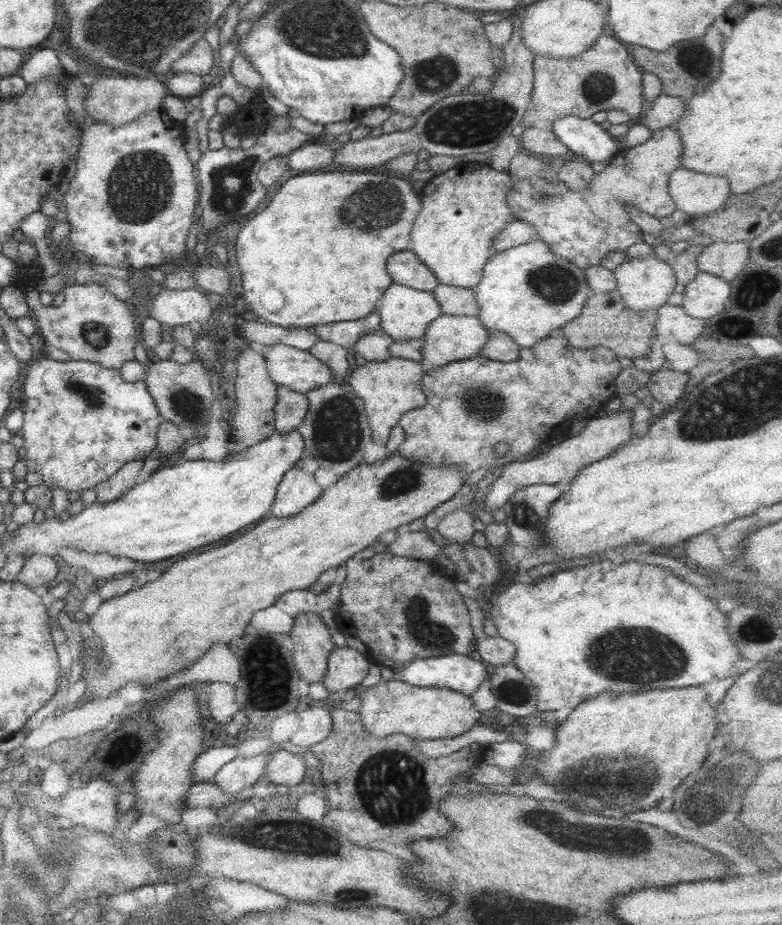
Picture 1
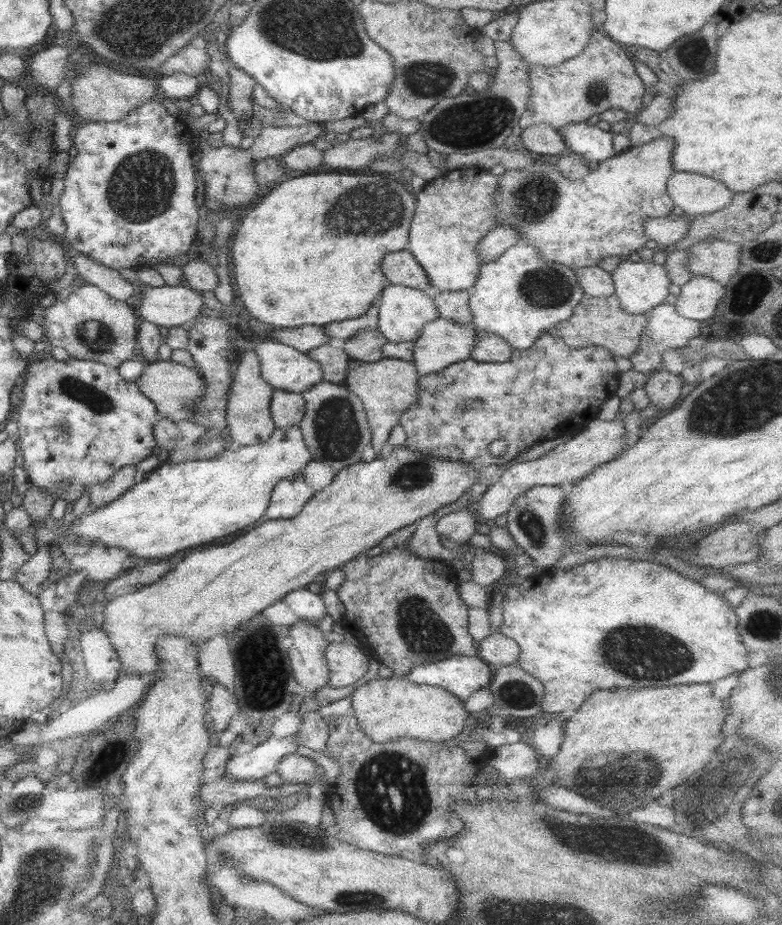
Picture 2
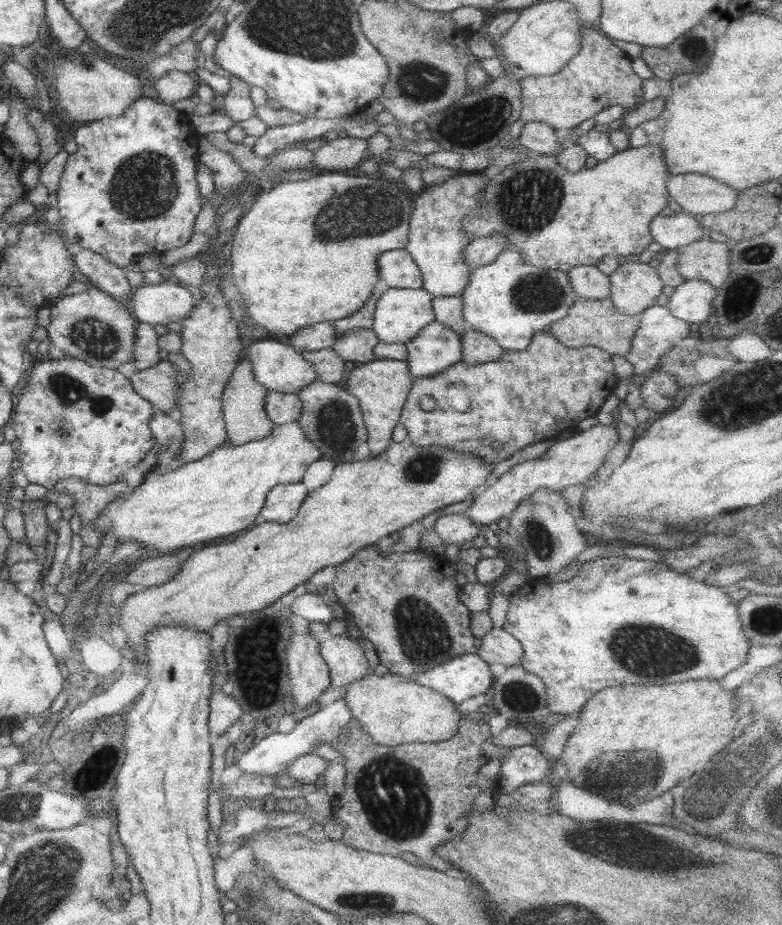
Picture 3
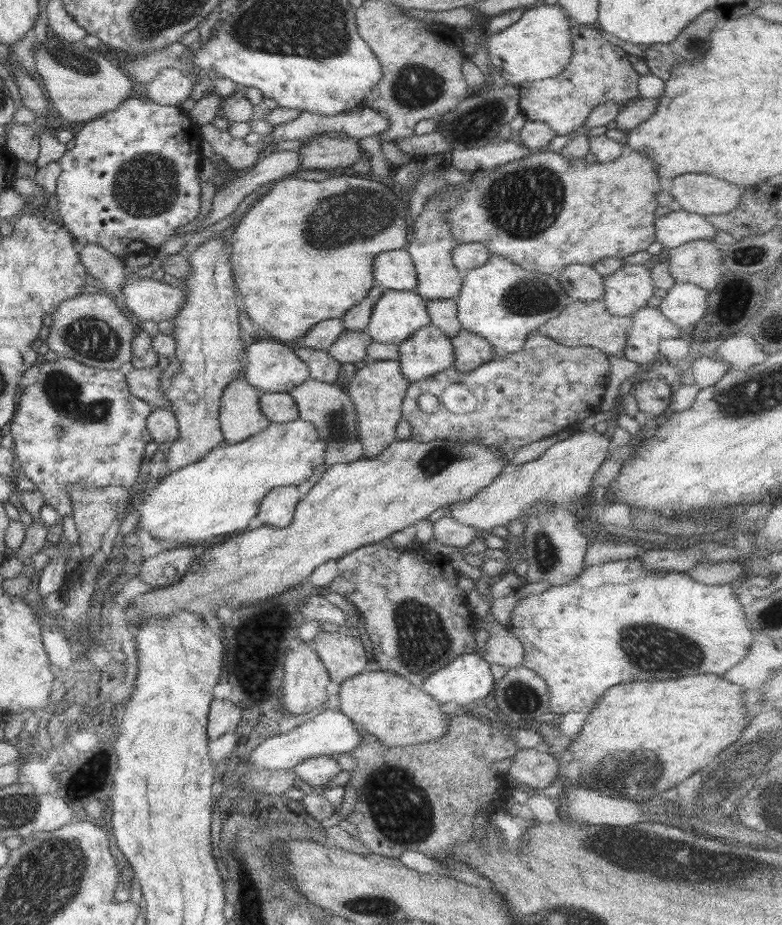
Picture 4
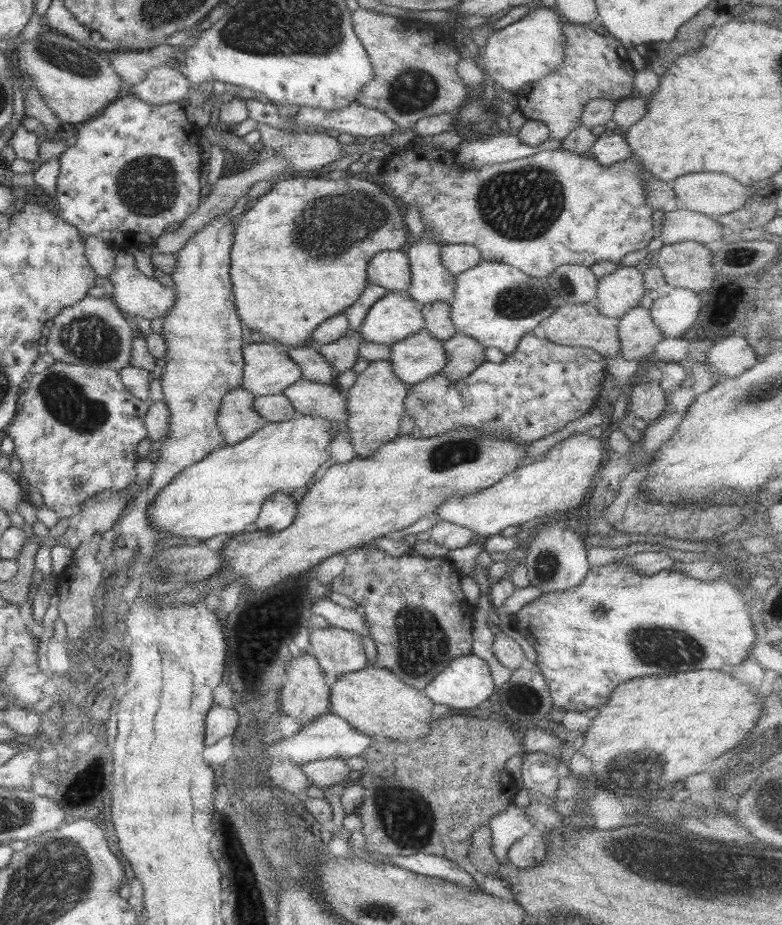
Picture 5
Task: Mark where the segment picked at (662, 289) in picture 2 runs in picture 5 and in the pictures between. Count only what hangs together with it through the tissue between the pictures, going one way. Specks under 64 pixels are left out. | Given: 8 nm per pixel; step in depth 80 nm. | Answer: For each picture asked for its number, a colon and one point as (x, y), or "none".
3: (634, 287)
4: (630, 288)
5: (617, 293)

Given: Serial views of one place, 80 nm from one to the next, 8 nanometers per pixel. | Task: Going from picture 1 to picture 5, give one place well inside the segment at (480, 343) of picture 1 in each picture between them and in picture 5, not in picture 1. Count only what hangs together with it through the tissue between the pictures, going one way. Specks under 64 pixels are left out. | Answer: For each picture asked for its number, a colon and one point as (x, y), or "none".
2: (441, 343)
3: (436, 347)
4: (428, 351)
5: (415, 358)

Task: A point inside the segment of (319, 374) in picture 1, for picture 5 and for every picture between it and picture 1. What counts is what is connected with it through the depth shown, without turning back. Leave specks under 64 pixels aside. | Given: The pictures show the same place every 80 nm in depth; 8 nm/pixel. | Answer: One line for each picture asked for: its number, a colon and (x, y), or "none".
2: (287, 369)
3: (278, 367)
4: (271, 367)
5: (266, 371)

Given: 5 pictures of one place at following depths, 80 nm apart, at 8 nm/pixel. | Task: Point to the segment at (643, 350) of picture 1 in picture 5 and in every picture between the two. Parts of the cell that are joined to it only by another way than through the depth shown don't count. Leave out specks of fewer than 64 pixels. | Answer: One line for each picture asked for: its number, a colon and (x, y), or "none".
2: (599, 321)
3: (596, 323)
4: (582, 324)
5: (580, 324)

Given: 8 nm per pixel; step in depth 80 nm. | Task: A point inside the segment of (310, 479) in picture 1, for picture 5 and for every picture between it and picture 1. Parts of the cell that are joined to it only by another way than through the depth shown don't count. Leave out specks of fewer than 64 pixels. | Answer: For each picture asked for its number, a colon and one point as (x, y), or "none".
2: (288, 496)
3: (282, 503)
4: (277, 508)
5: (277, 512)

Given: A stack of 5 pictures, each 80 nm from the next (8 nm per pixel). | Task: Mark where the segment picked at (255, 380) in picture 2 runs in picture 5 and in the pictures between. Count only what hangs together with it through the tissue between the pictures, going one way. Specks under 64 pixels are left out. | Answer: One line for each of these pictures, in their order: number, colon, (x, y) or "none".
3: (243, 399)
4: (240, 418)
5: (236, 420)

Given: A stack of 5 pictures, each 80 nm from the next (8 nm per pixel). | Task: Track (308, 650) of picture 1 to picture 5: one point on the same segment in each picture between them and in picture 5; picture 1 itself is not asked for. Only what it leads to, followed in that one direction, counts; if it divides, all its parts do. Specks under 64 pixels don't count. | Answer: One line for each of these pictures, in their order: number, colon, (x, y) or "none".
2: (307, 655)
3: (309, 678)
4: (305, 679)
5: (305, 695)

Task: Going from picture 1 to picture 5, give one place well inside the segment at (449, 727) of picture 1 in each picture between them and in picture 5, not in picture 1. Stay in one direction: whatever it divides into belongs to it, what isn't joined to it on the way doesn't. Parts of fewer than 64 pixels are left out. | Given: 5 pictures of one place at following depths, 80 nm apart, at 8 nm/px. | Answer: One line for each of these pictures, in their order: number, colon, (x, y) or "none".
2: (390, 708)
3: (394, 710)
4: (385, 704)
5: (373, 700)

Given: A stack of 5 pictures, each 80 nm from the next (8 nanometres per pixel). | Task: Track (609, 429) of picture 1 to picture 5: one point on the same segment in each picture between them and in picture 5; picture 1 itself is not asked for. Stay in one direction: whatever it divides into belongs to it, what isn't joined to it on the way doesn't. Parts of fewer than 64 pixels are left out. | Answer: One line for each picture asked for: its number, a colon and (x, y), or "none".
2: (601, 441)
3: (574, 461)
4: (562, 475)
5: (562, 480)

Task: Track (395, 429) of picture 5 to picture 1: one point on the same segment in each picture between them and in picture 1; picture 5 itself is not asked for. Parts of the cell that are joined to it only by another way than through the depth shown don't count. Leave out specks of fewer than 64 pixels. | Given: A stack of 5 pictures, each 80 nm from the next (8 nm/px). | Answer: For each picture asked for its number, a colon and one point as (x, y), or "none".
1: (389, 389)
2: (387, 388)
3: (382, 386)
4: (377, 390)

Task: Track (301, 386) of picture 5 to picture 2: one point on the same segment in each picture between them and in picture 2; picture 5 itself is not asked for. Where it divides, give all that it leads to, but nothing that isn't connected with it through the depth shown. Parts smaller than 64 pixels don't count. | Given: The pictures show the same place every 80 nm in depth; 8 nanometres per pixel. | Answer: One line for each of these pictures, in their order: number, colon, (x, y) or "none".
2: (334, 427)
3: (331, 417)
4: (326, 406)

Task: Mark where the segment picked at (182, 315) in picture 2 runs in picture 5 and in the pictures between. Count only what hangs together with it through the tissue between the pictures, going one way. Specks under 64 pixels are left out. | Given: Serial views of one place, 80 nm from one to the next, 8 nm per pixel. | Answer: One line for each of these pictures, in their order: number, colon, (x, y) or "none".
3: (163, 303)
4: (149, 300)
5: (143, 297)

